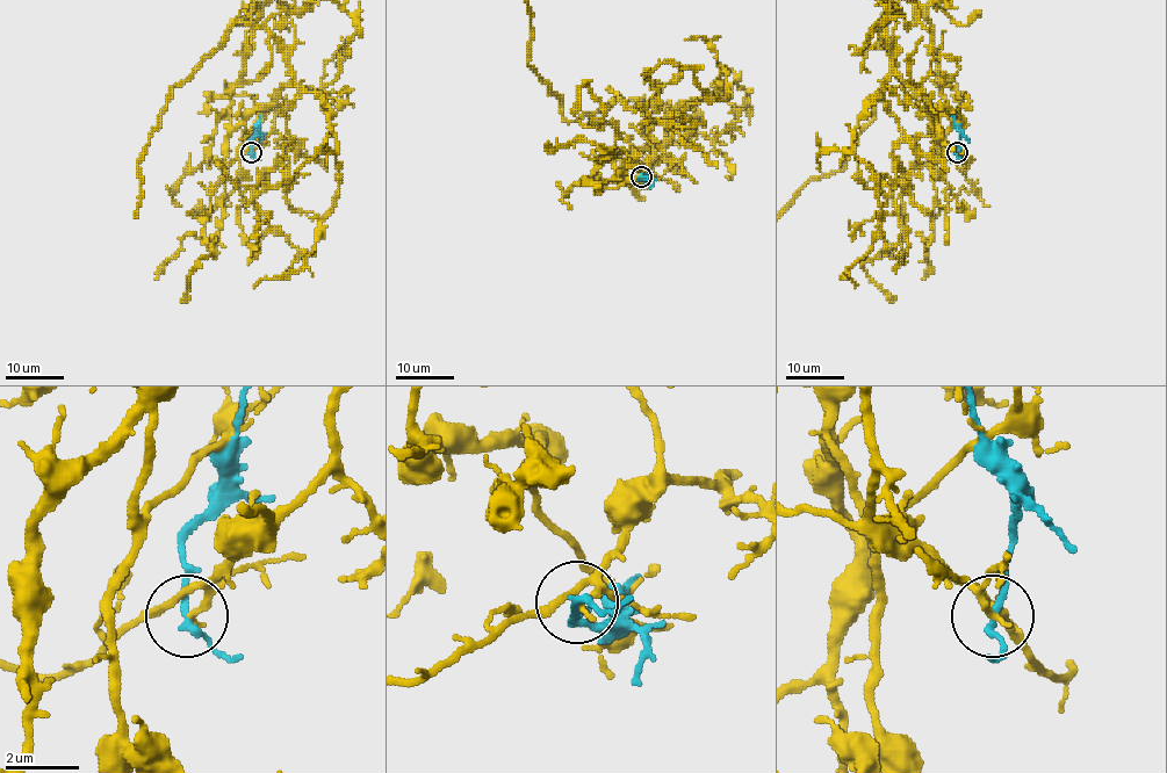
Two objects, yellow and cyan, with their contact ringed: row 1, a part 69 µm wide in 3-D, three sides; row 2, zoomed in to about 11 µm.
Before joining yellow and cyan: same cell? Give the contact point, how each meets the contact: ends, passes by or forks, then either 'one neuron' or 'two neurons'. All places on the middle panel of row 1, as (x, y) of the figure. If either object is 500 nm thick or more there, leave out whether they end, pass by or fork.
place (641, 177); yellow passes by; cyan passes by; two neurons

